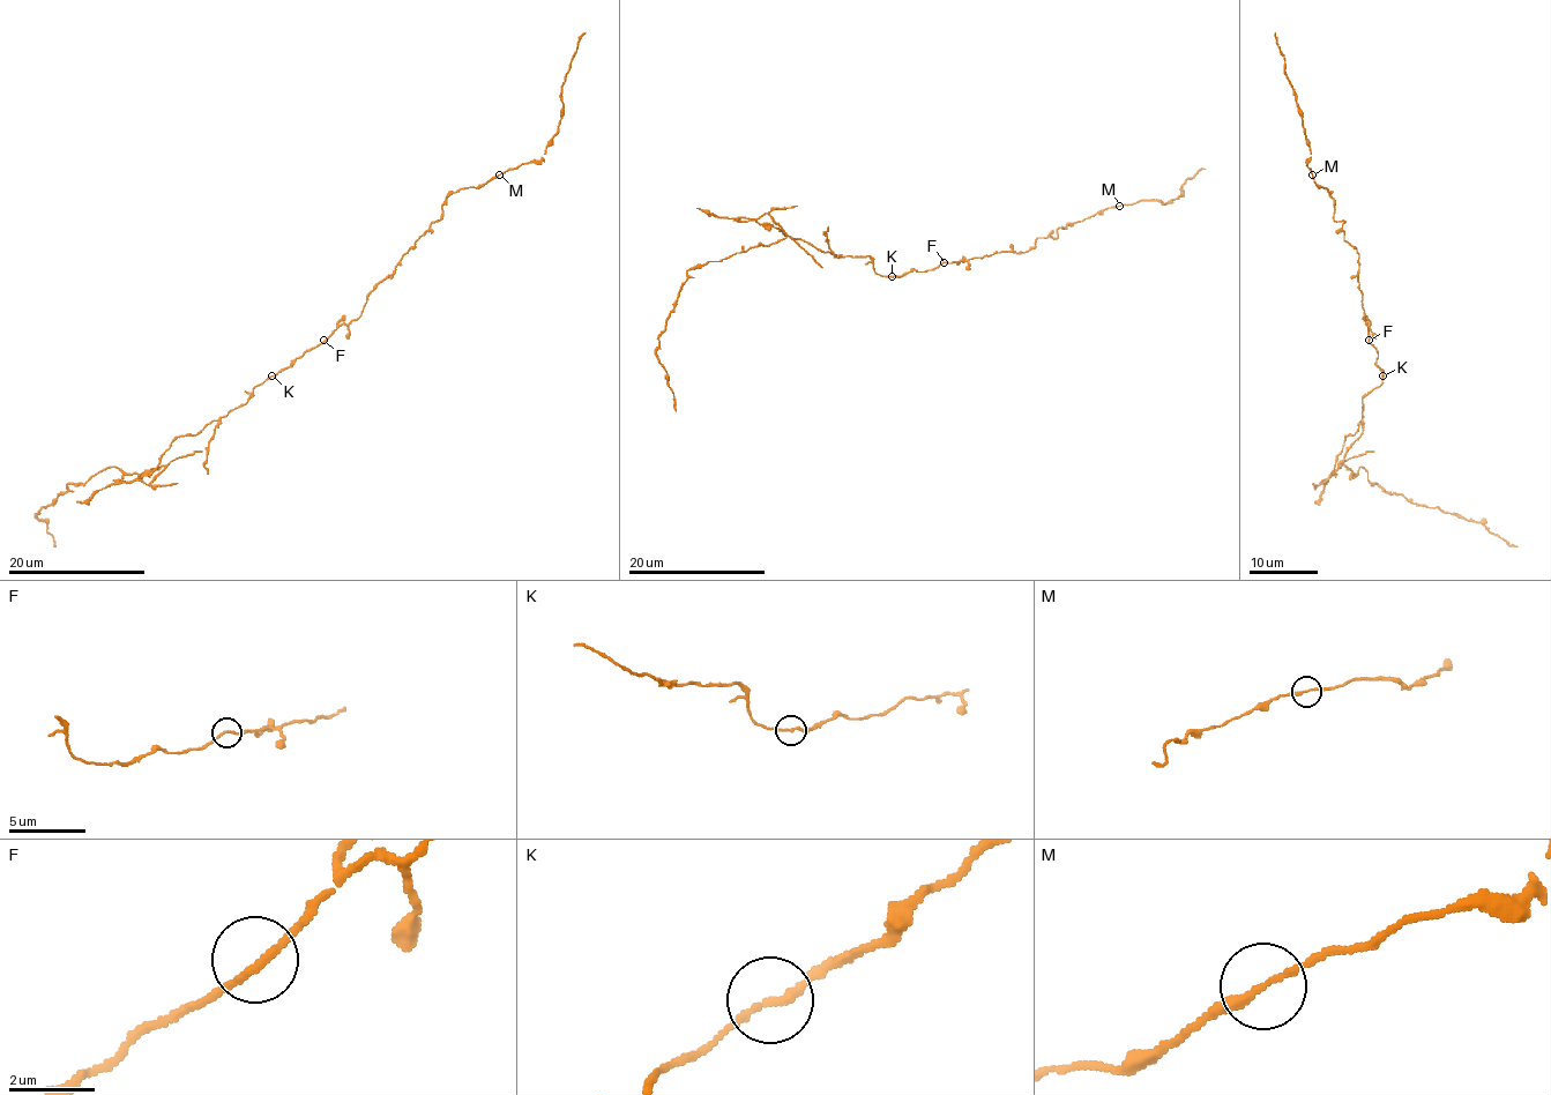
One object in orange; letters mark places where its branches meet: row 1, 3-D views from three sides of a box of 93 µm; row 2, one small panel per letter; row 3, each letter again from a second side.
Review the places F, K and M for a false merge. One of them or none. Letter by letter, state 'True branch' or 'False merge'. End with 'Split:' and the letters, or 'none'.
F: True branch
K: False merge
M: True branch
Split: K

